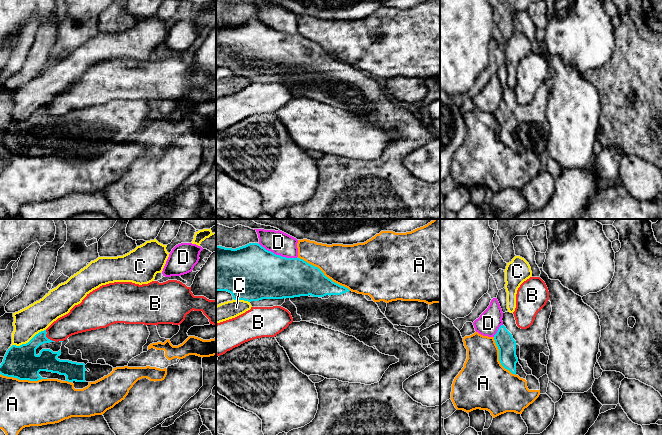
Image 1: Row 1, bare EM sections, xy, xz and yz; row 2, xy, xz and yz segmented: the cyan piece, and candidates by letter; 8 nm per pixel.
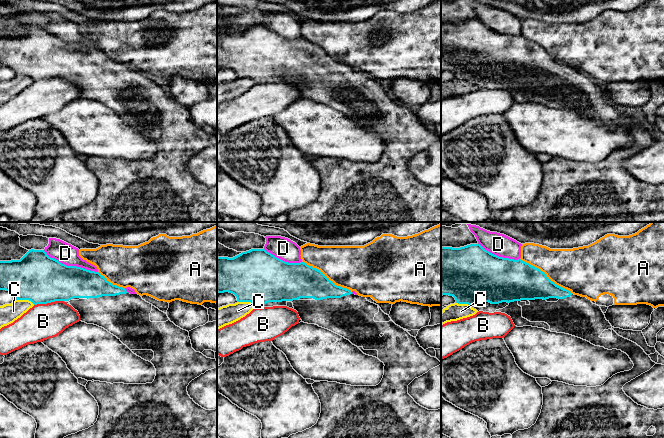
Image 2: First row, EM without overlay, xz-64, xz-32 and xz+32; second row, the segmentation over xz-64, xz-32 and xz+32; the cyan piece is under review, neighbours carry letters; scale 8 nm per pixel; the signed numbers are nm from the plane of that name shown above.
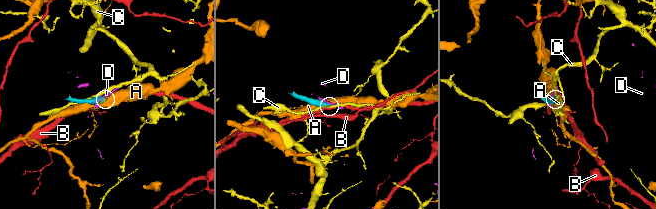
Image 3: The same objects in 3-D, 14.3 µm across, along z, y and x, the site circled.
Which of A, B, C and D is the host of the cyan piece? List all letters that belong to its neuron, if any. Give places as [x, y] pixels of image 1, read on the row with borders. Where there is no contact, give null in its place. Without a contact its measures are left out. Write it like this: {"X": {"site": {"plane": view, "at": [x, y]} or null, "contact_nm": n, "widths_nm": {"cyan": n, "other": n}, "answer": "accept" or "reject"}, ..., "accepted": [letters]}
{"A": {"site": {"plane": "xz", "at": [323, 274]}, "contact_nm": 500, "widths_nm": {"cyan": 320, "other": 360}, "answer": "reject"}, "B": {"site": {"plane": "xy", "at": [47, 338]}, "contact_nm": 130, "widths_nm": {"cyan": 220, "other": 180}, "answer": "reject"}, "C": {"site": {"plane": "xy", "at": [28, 342]}, "contact_nm": 340, "widths_nm": {"cyan": 260, "other": 240}, "answer": "reject"}, "D": {"site": {"plane": "xz", "at": [278, 255]}, "contact_nm": 340, "widths_nm": {"cyan": 440, "other": 190}, "answer": "reject"}, "accepted": []}

